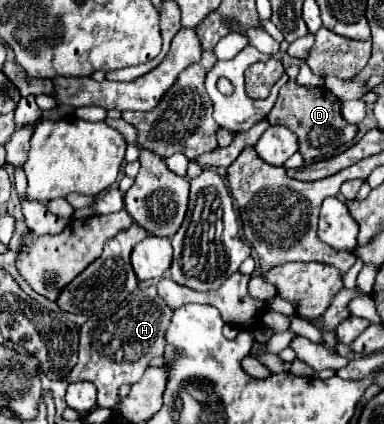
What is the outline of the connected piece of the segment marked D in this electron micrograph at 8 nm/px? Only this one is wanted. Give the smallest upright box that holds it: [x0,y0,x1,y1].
[267,81,359,163]

